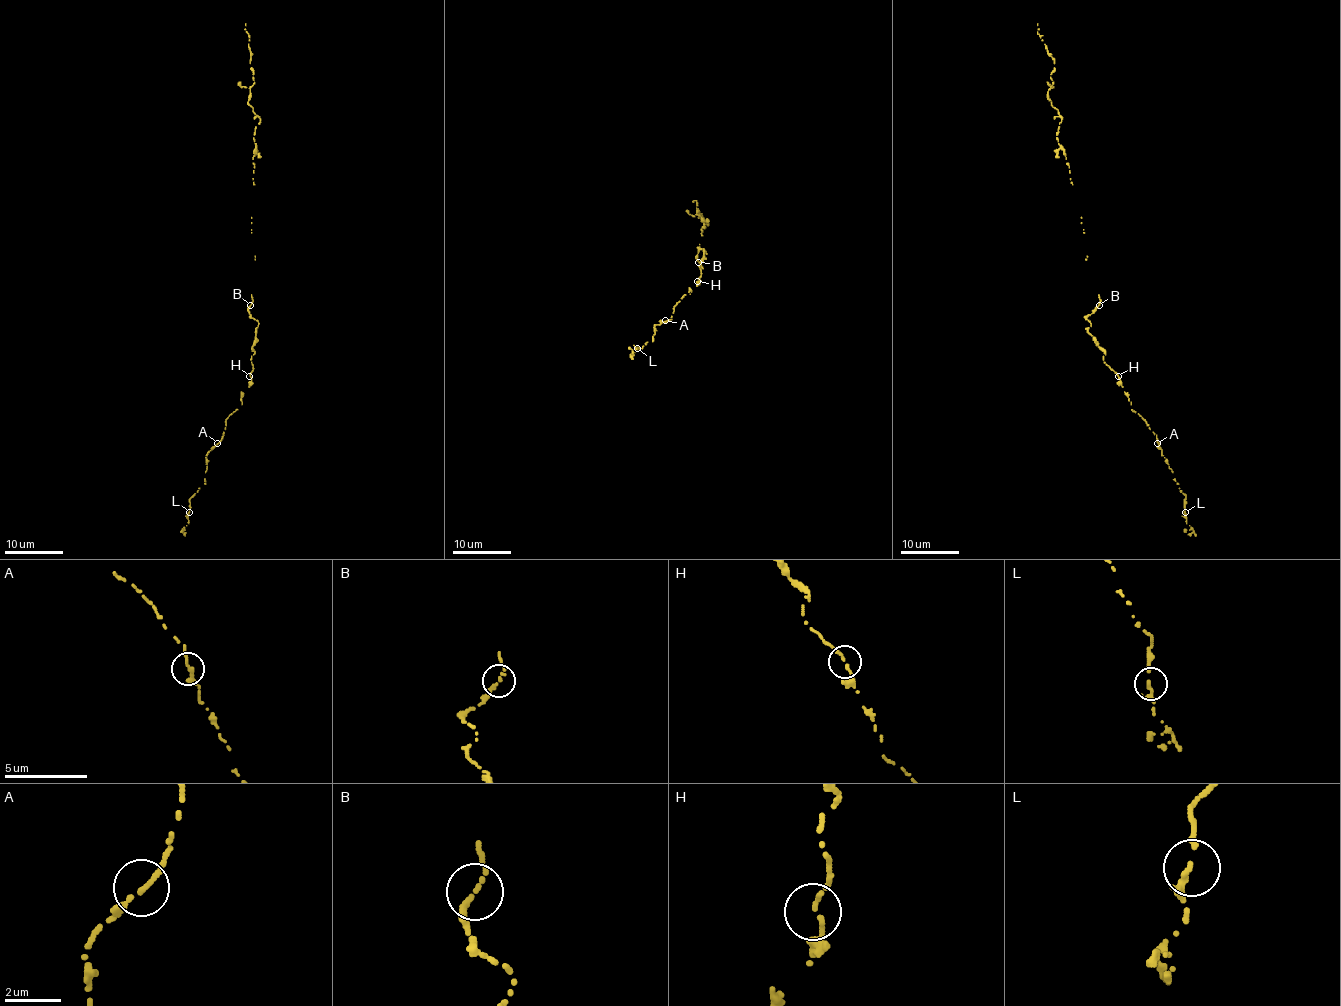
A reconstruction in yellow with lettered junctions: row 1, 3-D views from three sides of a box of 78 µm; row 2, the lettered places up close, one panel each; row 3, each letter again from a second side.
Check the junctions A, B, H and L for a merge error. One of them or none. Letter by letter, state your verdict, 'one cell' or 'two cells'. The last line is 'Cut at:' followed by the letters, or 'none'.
A: one cell
B: one cell
H: one cell
L: one cell
Cut at: none

